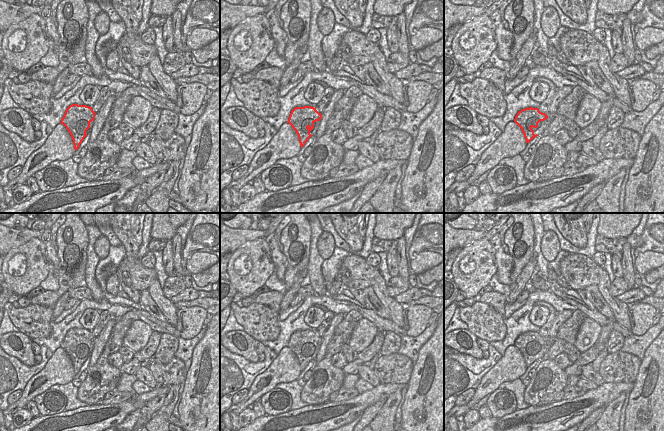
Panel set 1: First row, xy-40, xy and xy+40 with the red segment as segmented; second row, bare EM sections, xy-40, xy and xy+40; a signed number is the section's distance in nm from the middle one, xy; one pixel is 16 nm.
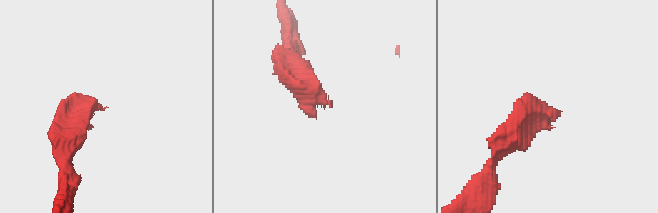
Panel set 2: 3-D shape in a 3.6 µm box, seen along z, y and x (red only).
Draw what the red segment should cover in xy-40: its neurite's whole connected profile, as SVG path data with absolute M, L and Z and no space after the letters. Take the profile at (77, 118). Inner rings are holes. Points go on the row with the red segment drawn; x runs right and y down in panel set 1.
M72 104L66 109L60 123L69 131L75 151L87 136L86 131L94 121L95 114L92 107L86 105Z

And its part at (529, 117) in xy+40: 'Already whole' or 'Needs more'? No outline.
Already whole.

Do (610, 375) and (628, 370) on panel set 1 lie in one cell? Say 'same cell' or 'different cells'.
same cell

